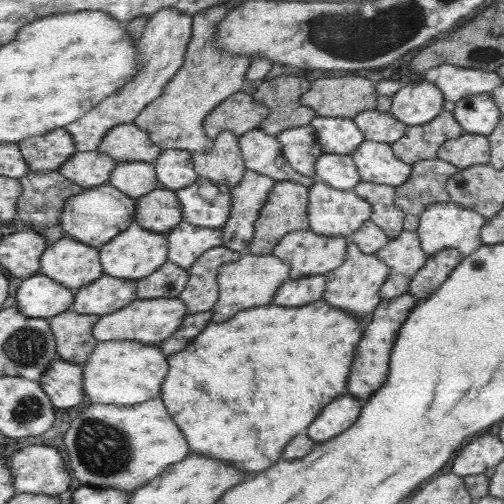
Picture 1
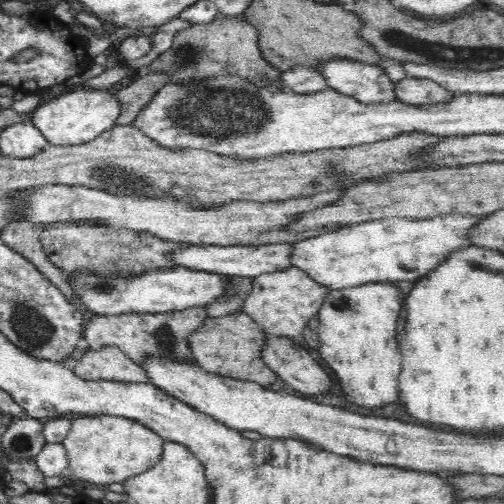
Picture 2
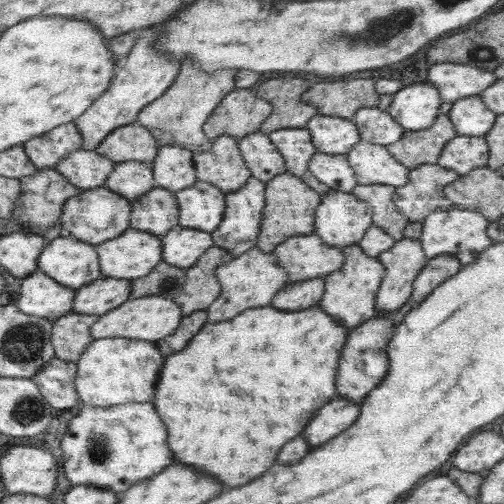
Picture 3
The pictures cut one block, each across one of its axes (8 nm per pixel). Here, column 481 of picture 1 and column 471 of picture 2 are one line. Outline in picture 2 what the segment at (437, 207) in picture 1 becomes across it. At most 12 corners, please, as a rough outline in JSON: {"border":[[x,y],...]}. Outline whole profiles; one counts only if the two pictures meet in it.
{"border":[[382,218],[294,244],[330,292],[416,282],[482,218]]}

